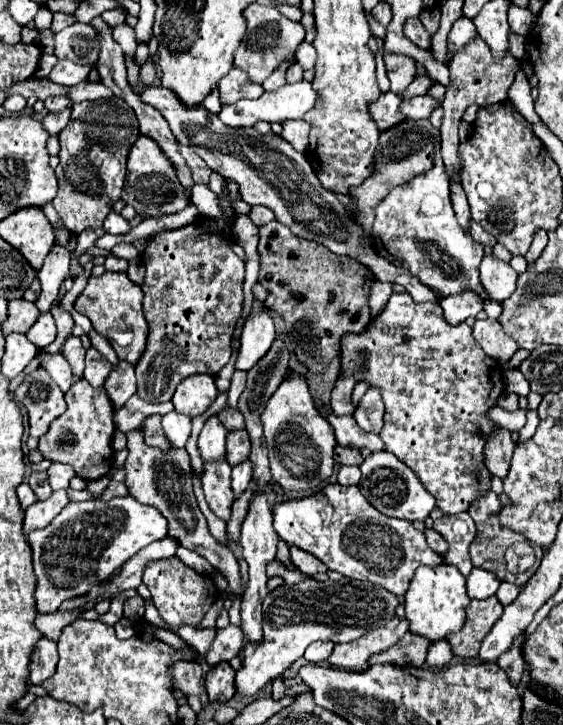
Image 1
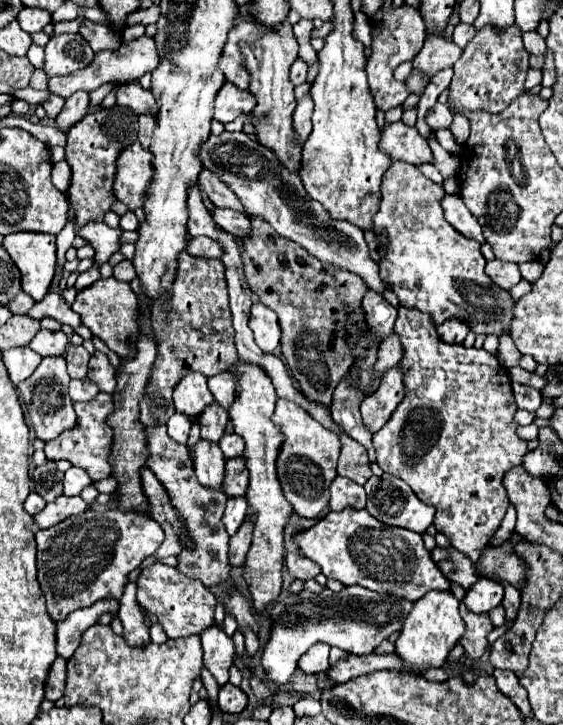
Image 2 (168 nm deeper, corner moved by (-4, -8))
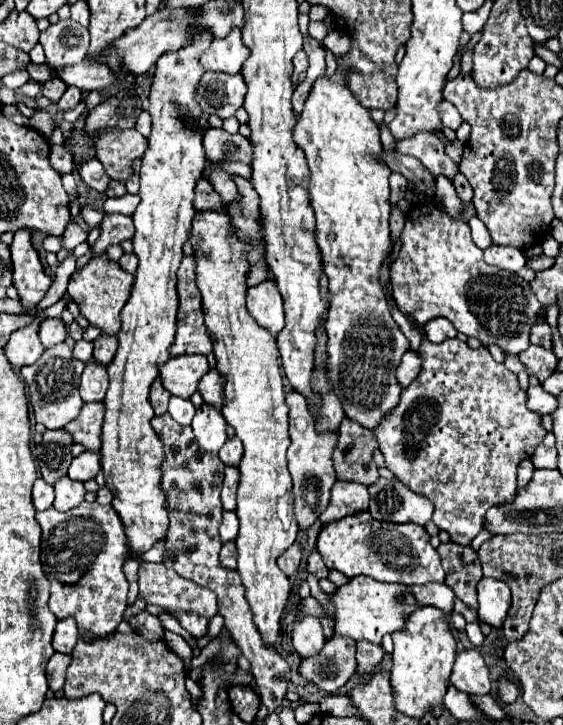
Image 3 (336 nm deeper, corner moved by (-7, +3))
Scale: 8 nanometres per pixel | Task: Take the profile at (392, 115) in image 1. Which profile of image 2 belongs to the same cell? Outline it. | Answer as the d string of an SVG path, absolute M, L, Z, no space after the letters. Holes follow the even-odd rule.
M403 121L383 125L379 147L387 151L393 161L407 161L413 165L433 163L427 141L419 135L415 127L409 127Z

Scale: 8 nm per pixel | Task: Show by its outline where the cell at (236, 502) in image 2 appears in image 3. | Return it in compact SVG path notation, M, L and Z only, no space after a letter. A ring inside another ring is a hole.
M224 512L224 520L220 526L220 540L222 544L226 542L234 542L238 536L238 520L234 512Z

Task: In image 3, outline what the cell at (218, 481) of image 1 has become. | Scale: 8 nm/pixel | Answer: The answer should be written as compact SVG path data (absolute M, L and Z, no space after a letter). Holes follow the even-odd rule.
M202 404L192 420L192 430L200 448L206 452L218 452L226 442L226 420L210 404Z

